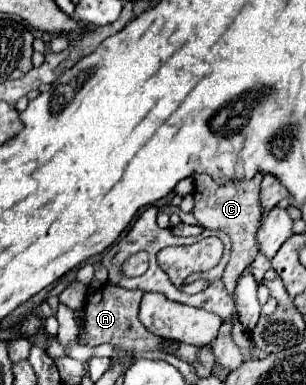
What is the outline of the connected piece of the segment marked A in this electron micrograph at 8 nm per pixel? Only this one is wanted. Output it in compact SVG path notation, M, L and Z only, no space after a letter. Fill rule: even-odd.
M104 284L98 290L90 292L84 300L82 312L82 326L78 334L78 344L80 346L98 346L104 342L110 342L114 350L126 350L130 354L138 352L176 352L180 342L176 340L164 340L152 332L148 332L142 322L138 320L138 310L142 302L144 292L142 290L126 290L122 286L114 284Z

